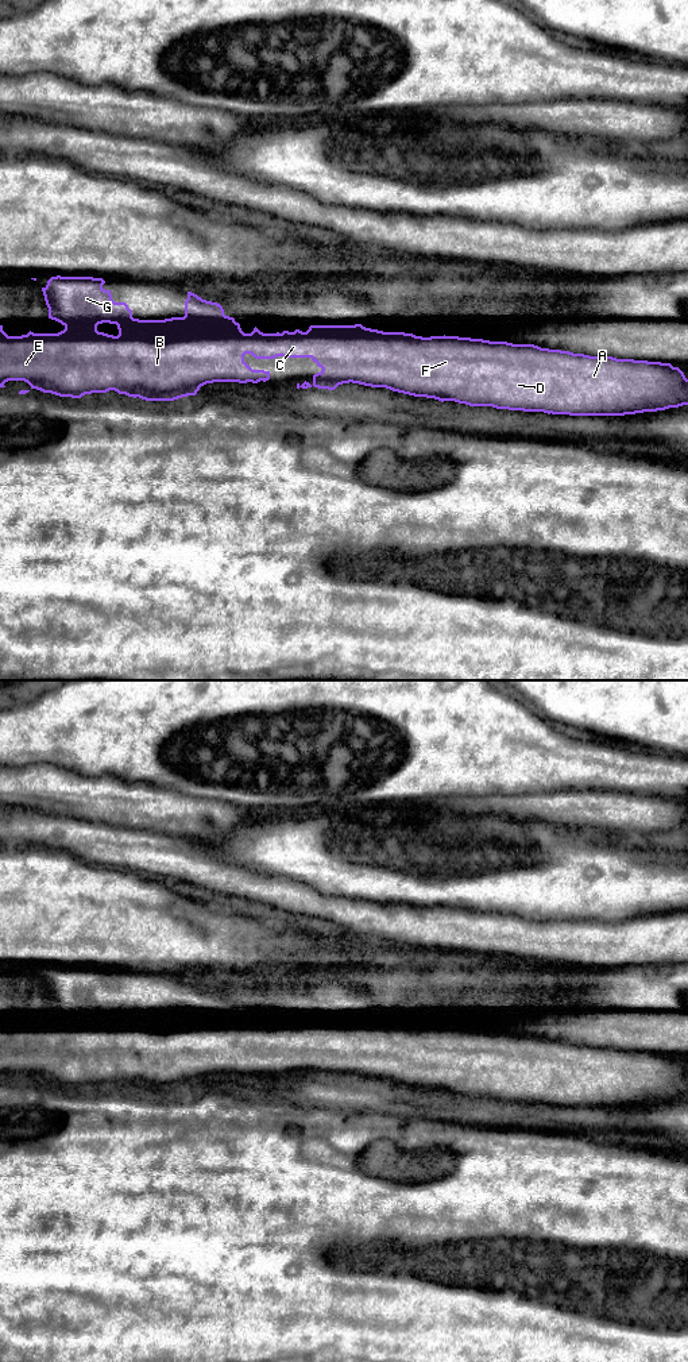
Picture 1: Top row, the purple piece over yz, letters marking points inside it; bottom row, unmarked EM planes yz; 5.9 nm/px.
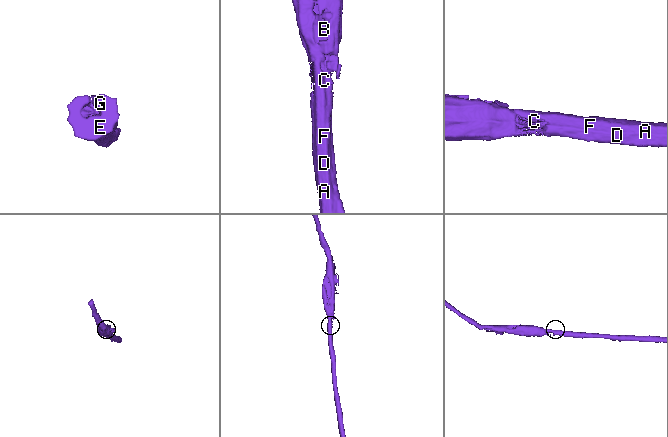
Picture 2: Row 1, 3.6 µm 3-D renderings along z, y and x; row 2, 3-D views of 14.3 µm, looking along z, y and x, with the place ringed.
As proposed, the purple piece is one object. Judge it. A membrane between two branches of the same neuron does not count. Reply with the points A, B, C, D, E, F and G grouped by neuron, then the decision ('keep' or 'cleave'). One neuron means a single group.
A B C D E F G | keep

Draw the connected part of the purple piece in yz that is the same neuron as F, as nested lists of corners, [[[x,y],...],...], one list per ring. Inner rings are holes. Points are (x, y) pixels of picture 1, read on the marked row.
[[[51,277],[47,281],[47,285],[42,288],[46,305],[49,308],[49,319],[61,323],[65,329],[58,333],[34,333],[28,332],[22,336],[8,336],[3,331],[3,325],[0,325],[0,387],[5,387],[4,383],[8,381],[24,381],[31,389],[40,390],[43,393],[51,393],[59,397],[71,397],[81,398],[85,394],[92,393],[107,393],[109,390],[115,390],[119,394],[125,394],[128,397],[139,397],[146,401],[174,401],[188,396],[196,396],[201,386],[213,382],[239,382],[239,383],[258,383],[260,381],[266,382],[270,379],[270,371],[264,370],[252,370],[250,364],[244,362],[244,355],[251,354],[256,359],[274,359],[277,356],[283,358],[310,358],[317,363],[322,370],[313,375],[313,383],[304,382],[302,385],[297,383],[297,389],[308,389],[308,387],[318,387],[335,390],[339,385],[343,383],[359,383],[371,387],[386,387],[393,391],[414,396],[414,397],[426,397],[434,398],[441,402],[444,401],[455,401],[459,404],[465,404],[469,406],[492,406],[496,409],[509,409],[509,410],[523,410],[523,412],[544,412],[548,414],[569,414],[569,416],[625,416],[625,414],[635,414],[643,412],[657,412],[665,410],[669,408],[679,408],[683,405],[688,405],[688,379],[684,373],[679,367],[673,367],[670,363],[661,362],[648,362],[648,360],[634,360],[634,359],[617,359],[612,356],[590,356],[584,354],[573,354],[569,351],[561,350],[549,350],[541,348],[534,344],[513,344],[507,342],[490,342],[483,339],[471,339],[471,337],[459,337],[459,336],[430,336],[422,337],[415,336],[413,333],[405,332],[383,332],[378,329],[366,328],[362,324],[355,325],[310,325],[306,332],[295,329],[294,332],[283,331],[282,333],[263,333],[256,327],[251,333],[244,333],[240,328],[240,324],[235,321],[233,317],[225,316],[224,309],[220,304],[202,300],[197,294],[188,292],[188,298],[185,301],[185,316],[183,317],[171,317],[165,320],[139,320],[132,317],[132,310],[128,308],[125,302],[115,302],[112,300],[111,290],[105,290],[103,285],[105,281],[103,278],[93,277]],[[103,323],[116,324],[119,329],[119,335],[108,335],[97,331],[97,325]]]

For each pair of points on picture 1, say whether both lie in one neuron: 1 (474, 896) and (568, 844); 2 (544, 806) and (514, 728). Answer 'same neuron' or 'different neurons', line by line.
1: same neuron
2: different neurons

